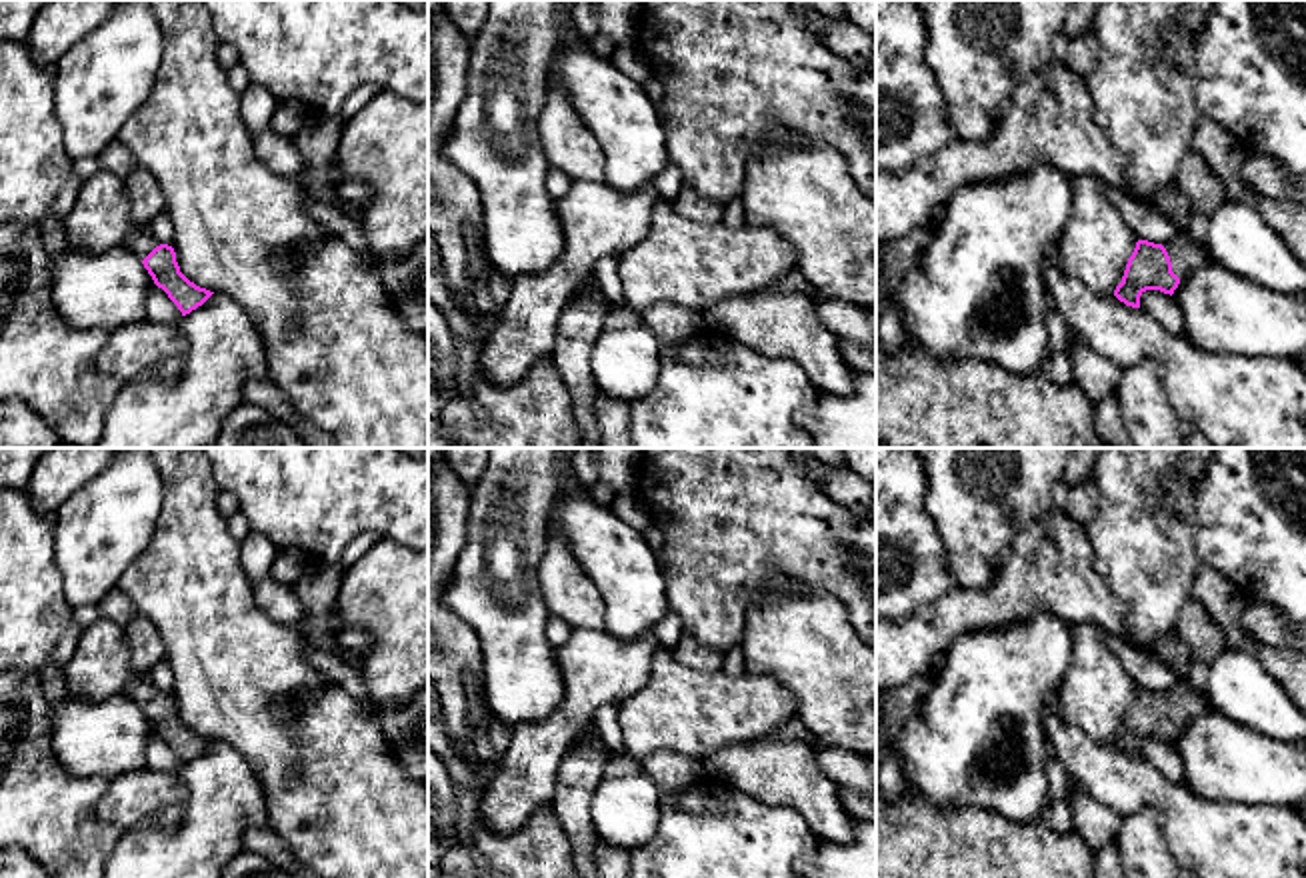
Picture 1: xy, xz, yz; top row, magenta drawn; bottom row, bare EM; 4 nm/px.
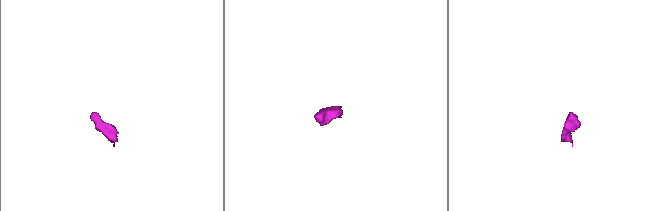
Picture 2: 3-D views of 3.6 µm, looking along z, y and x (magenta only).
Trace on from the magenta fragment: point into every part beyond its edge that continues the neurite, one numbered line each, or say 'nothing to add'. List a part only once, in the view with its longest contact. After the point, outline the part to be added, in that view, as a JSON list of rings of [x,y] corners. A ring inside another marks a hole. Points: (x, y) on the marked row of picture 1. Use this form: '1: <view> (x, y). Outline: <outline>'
1: yz (1184, 256). Outline: [[[1180,232],[1172,242],[1162,244],[1170,256],[1172,272],[1184,280],[1190,272],[1210,262],[1210,254],[1206,248],[1200,248],[1188,240],[1184,232]]]

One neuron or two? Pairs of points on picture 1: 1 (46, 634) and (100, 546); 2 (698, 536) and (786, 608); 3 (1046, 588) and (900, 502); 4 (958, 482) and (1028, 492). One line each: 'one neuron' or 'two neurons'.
1: two neurons
2: two neurons
3: two neurons
4: one neuron

